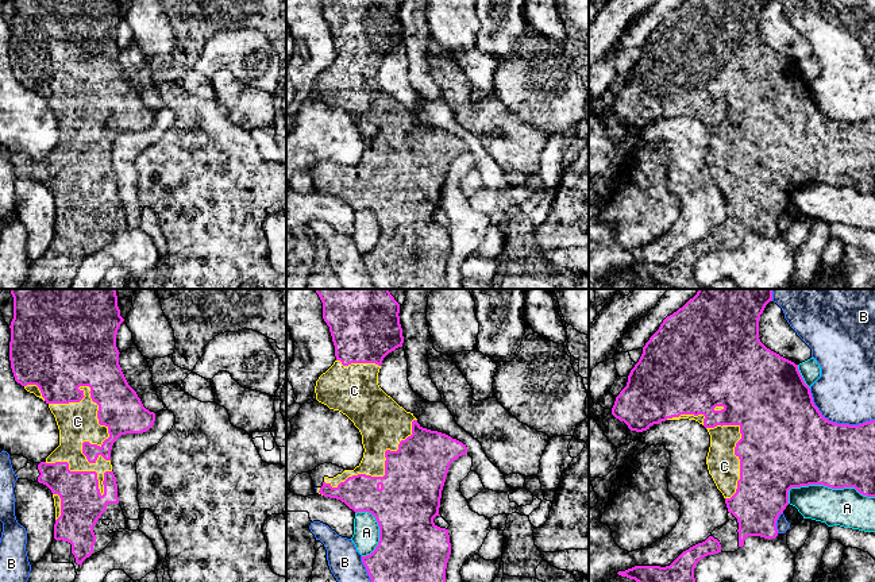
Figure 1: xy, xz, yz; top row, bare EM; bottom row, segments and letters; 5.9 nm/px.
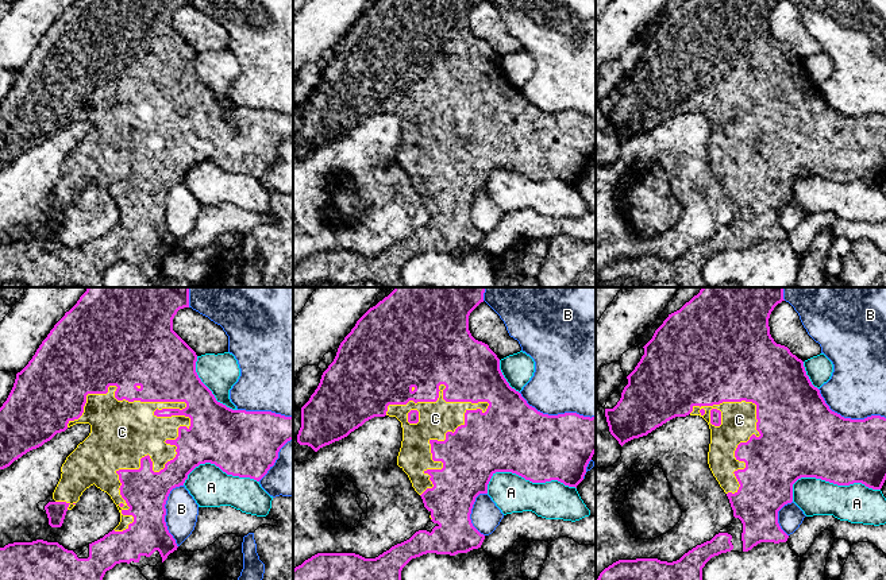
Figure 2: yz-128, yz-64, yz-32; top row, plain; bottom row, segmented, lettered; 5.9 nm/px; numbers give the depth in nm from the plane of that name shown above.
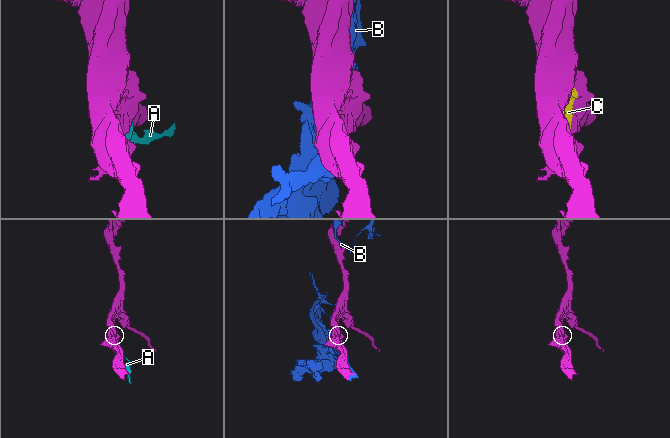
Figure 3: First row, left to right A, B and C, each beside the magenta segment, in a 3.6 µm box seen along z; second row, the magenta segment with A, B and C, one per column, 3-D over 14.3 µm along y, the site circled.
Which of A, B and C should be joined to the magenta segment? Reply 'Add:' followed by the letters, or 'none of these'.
Add: C

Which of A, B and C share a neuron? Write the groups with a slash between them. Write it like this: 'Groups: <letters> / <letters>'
Groups: A / B / C

